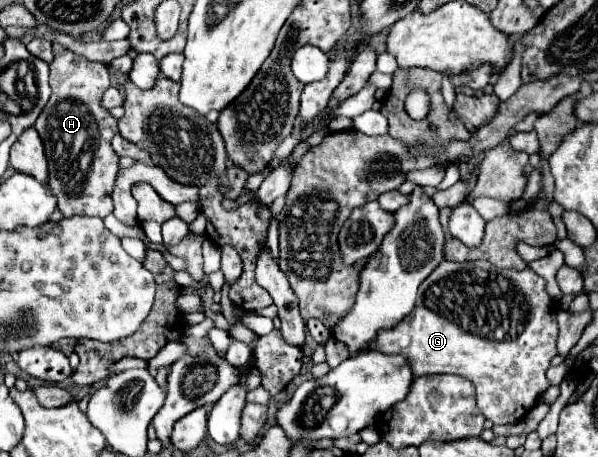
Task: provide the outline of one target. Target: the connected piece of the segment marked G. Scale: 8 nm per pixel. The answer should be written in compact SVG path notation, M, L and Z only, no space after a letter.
M442 261L418 289L416 309L400 325L380 331L370 349L380 349L386 355L404 355L410 359L414 377L436 373L462 375L474 383L478 409L488 421L496 425L518 423L550 387L546 369L558 355L558 311L558 301L546 293L546 281L532 269L498 269L488 261Z

